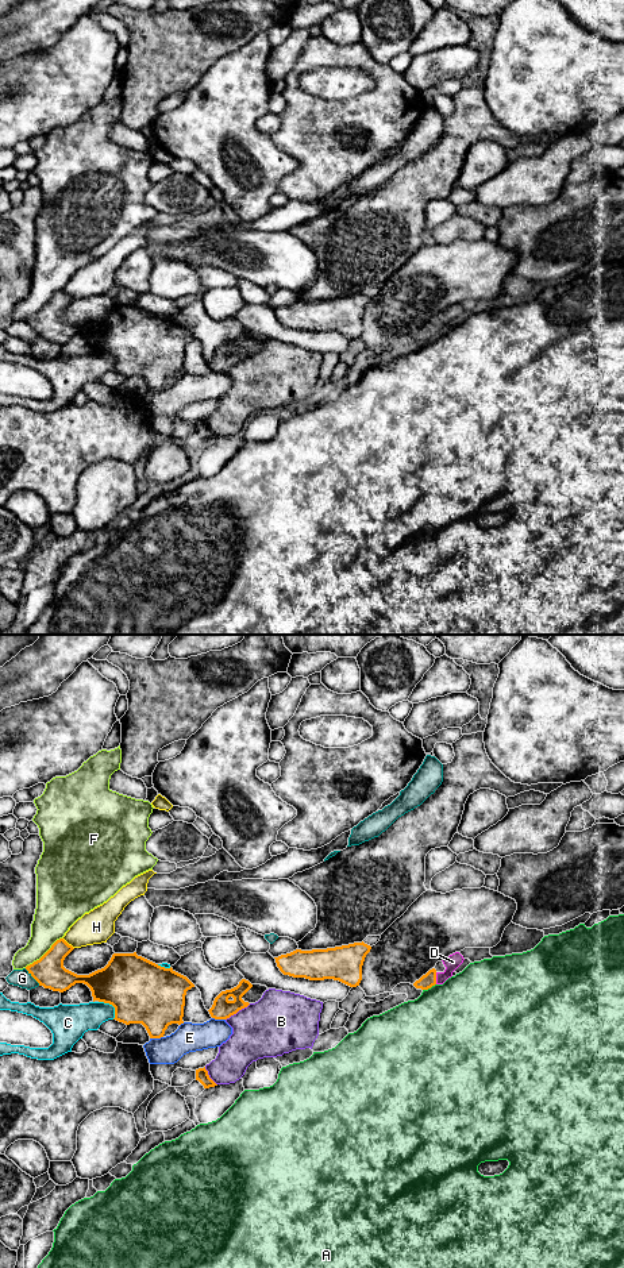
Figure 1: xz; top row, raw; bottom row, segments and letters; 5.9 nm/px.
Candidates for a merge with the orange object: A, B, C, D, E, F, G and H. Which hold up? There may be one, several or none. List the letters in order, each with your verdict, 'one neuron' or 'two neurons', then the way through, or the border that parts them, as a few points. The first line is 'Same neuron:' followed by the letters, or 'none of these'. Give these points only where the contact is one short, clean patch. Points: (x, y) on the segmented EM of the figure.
Same neuron: D
A: two neurons
B: two neurons
C: two neurons
D: one neuron; runs through xz (427, 981), (435, 978), (453, 962)
E: two neurons
F: two neurons
G: two neurons
H: two neurons

